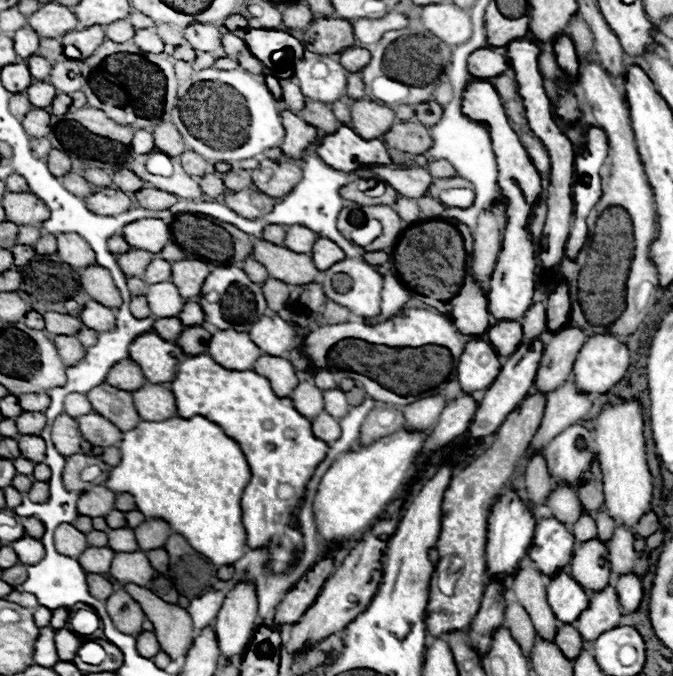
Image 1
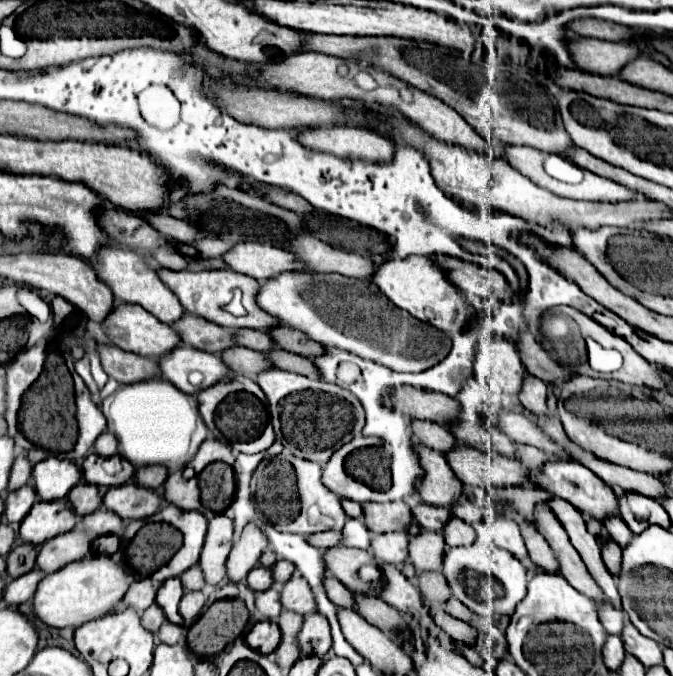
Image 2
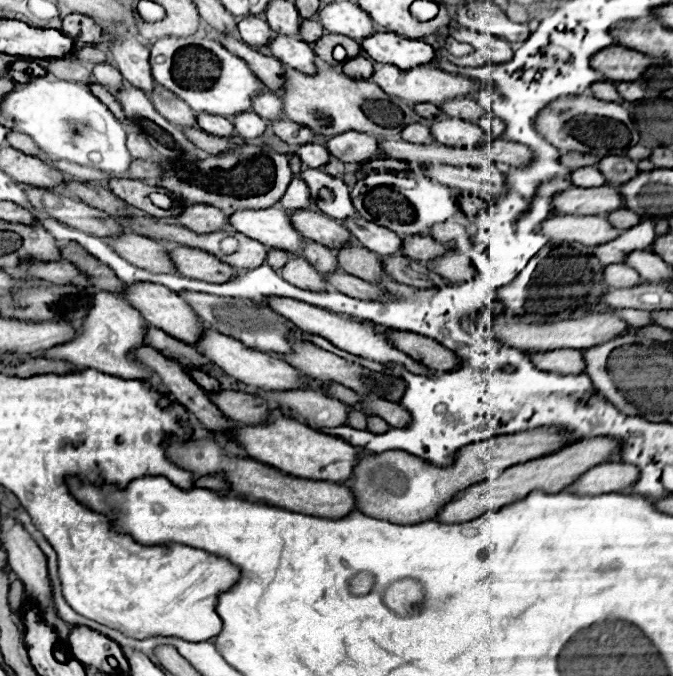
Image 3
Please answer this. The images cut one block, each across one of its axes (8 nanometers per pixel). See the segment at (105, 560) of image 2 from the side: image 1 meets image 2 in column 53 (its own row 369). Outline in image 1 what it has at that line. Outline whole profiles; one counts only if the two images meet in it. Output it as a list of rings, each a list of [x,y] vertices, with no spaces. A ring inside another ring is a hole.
[[[612,334],[590,336],[574,362],[576,386],[588,394],[602,394],[610,390],[628,370],[630,352]]]

